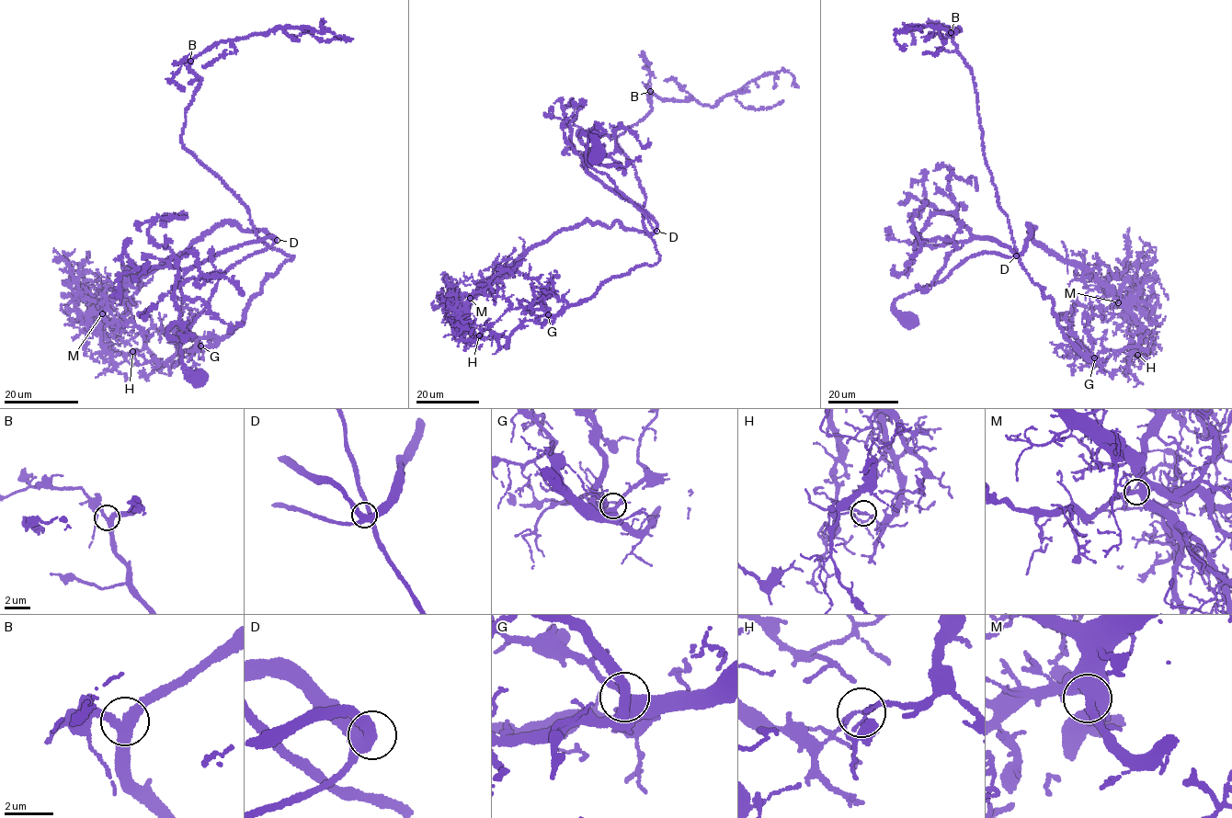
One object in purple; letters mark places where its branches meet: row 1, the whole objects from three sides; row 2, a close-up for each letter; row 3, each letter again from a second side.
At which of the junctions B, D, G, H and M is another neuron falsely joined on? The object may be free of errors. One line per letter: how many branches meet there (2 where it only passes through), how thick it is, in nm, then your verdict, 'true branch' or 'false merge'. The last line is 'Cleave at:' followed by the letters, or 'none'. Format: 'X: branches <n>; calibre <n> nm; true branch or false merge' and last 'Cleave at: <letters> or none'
B: branches 3; calibre 360 nm; true branch
D: branches 3; calibre 400 nm; true branch
G: branches 3; calibre 400 nm; true branch
H: branches 3; calibre 140 nm; false merge
M: branches 3; calibre 440 nm; true branch
Cleave at: H

